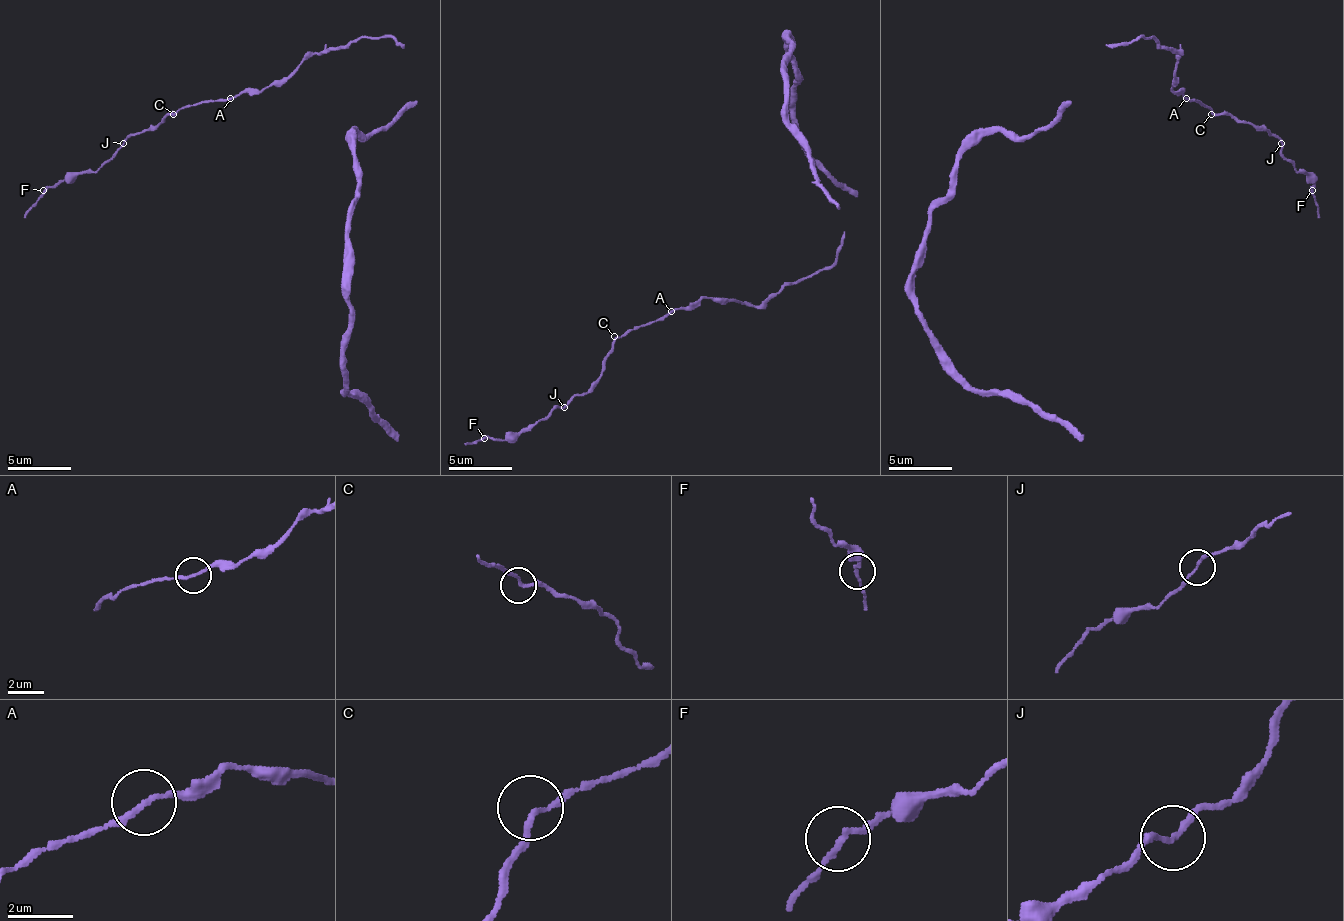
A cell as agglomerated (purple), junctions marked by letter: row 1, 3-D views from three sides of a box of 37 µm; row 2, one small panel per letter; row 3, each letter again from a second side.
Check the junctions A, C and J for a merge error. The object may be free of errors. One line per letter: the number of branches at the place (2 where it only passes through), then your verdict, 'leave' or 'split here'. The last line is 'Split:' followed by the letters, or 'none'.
A: 2 branches meet; leave
C: 2 branches meet; leave
J: 2 branches meet; leave
Split: none

